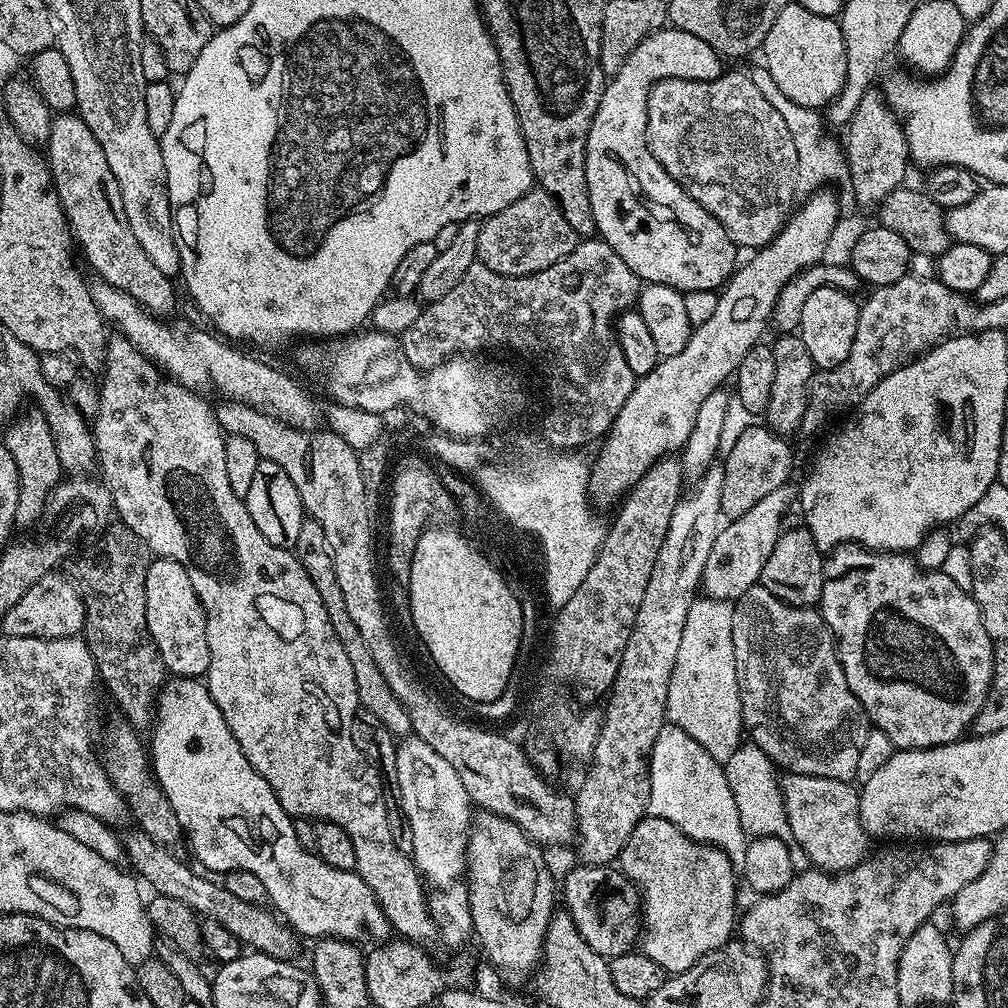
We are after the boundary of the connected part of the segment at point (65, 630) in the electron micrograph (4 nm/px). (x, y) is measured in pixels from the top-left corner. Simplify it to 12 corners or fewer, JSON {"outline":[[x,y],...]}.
{"outline":[[48,572],[10,610],[3,635],[66,640],[84,630],[84,597]]}

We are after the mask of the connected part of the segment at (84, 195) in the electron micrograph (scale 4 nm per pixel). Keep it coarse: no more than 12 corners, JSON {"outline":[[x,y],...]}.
{"outline":[[79,114],[53,119],[52,187],[95,275],[153,316],[176,308]]}

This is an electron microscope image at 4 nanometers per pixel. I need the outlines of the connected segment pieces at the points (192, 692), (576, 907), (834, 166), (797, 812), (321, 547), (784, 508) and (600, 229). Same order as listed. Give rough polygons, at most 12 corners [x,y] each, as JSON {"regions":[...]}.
{"regions":[[[203,679],[154,701],[152,771],[201,869],[301,937],[388,924],[299,844]],[[603,867],[572,868],[563,911],[605,958],[637,947],[636,886]],[[770,70],[750,72],[766,102],[786,118],[799,179],[843,181],[841,141],[824,133],[817,109],[790,102]],[[780,776],[792,839],[835,874],[869,855],[847,780]],[[305,518],[294,551],[354,666],[360,708],[393,737],[412,719],[346,610],[326,530]],[[791,483],[721,527],[703,591],[735,602],[761,583],[797,500]],[[665,26],[605,83],[586,142],[599,239],[641,281],[724,287],[726,230],[648,149],[659,80],[725,61]]]}

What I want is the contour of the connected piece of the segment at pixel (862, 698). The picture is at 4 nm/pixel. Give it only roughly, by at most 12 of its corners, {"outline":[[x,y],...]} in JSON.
{"outline":[[903,552],[827,553],[818,611],[893,749],[975,725],[978,602]]}

